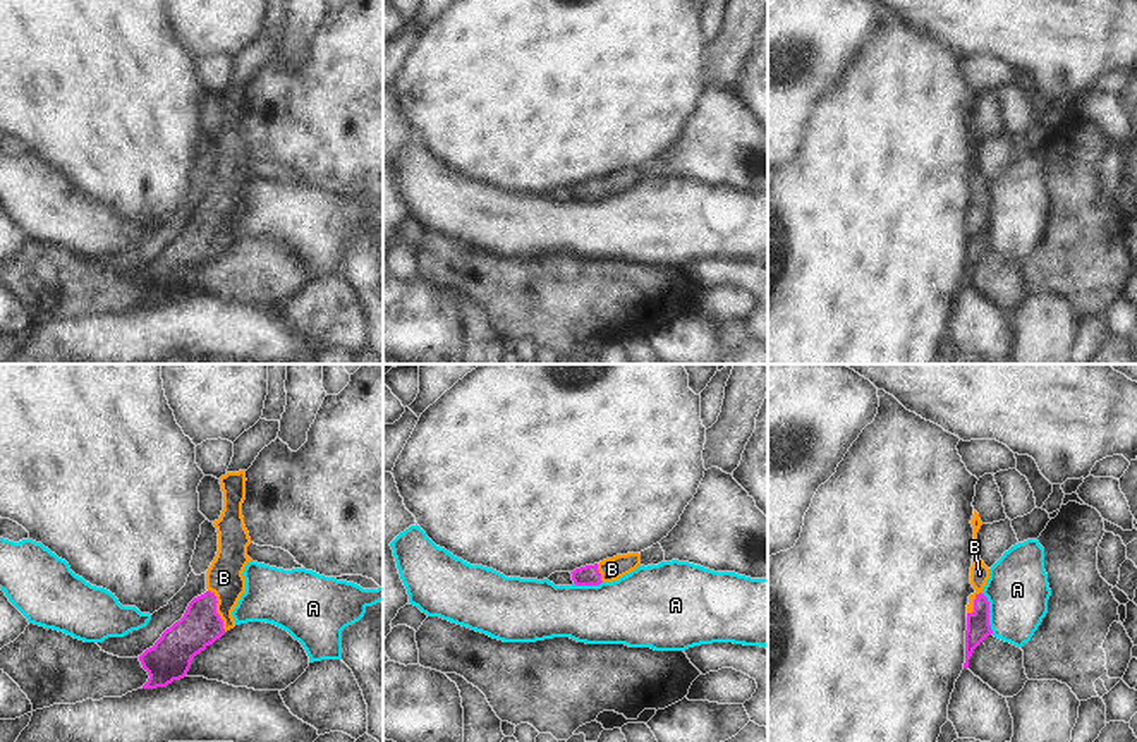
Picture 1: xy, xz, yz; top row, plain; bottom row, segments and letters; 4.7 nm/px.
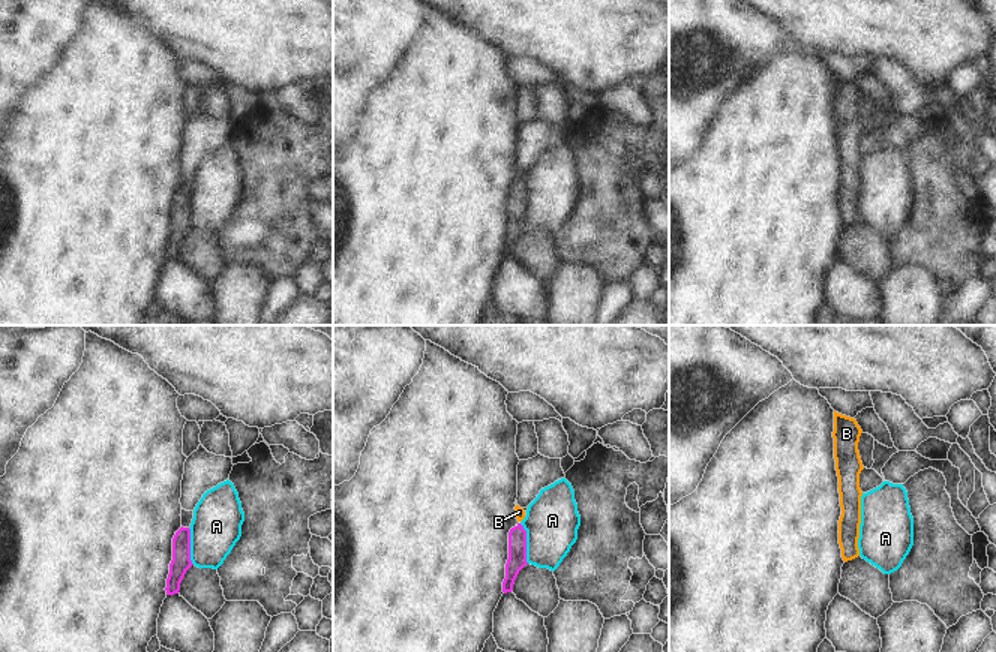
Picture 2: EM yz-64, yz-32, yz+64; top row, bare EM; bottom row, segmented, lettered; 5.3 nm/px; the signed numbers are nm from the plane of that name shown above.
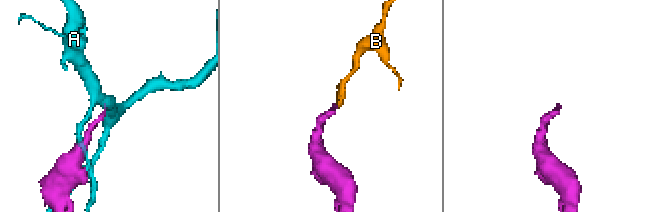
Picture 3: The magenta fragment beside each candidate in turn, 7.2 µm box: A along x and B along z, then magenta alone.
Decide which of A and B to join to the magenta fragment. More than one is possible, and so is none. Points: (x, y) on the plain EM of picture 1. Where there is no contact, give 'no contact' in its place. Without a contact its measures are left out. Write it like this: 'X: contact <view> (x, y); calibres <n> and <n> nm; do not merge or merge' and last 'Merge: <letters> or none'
A: contact yz (988, 229); calibres 110 and 300 nm; do not merge
B: contact xy (215, 225); calibres 190 and 170 nm; merge
Merge: B

